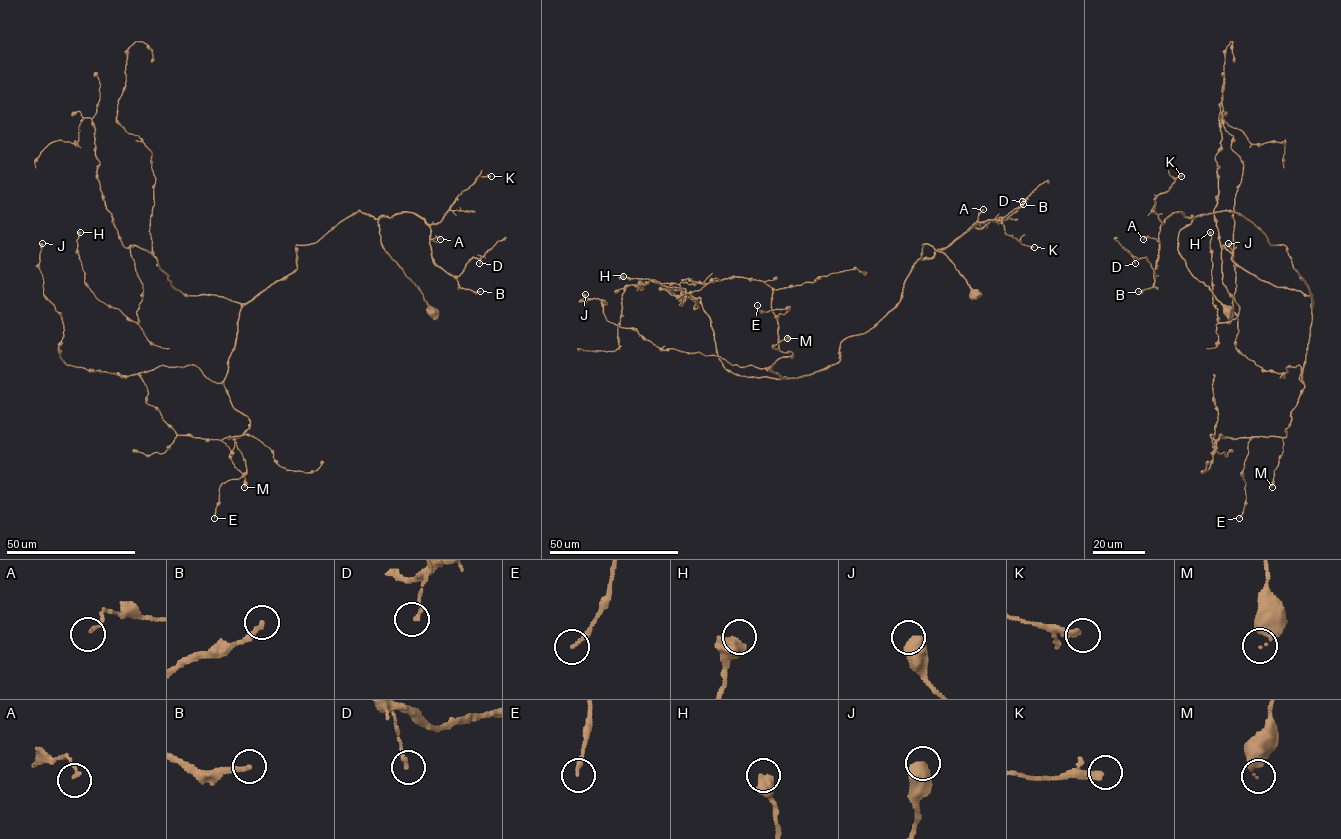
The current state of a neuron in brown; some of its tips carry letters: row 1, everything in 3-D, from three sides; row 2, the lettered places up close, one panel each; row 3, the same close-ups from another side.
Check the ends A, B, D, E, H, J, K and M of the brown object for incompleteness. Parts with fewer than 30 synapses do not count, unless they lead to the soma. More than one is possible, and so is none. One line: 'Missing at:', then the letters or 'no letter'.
Missing at: no letter

